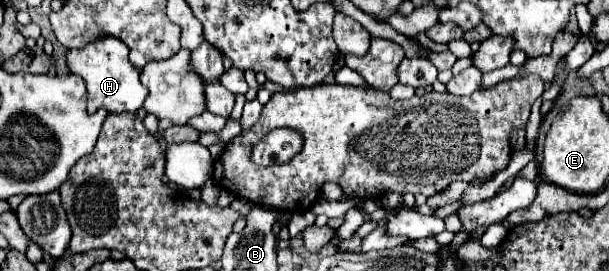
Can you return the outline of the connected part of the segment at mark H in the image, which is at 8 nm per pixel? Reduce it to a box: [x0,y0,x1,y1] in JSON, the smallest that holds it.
[68,37,148,113]

